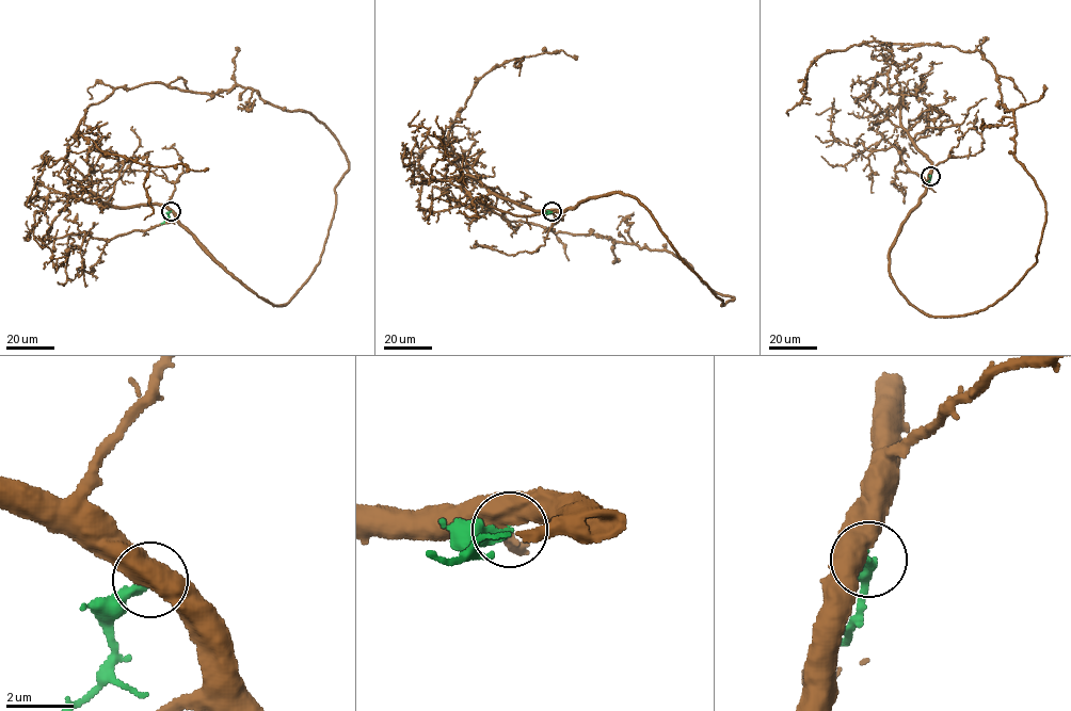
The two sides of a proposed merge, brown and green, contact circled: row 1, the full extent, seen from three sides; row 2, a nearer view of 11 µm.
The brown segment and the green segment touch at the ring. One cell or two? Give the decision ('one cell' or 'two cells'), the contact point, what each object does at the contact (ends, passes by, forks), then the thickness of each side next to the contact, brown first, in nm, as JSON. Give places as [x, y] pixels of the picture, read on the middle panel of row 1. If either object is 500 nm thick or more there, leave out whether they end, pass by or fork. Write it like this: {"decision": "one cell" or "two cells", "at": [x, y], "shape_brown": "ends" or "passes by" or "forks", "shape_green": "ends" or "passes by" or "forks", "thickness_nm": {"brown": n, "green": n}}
{"decision": "two cells", "at": [552, 211], "thickness_nm": {"brown": 550, "green": 280}}

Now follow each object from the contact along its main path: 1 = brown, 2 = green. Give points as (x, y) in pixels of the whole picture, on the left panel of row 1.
1: (171, 211), (278, 305), (319, 260), (348, 161), (254, 90), (118, 87), (75, 136), (149, 166), (144, 220)
2: (171, 210), (161, 224)

